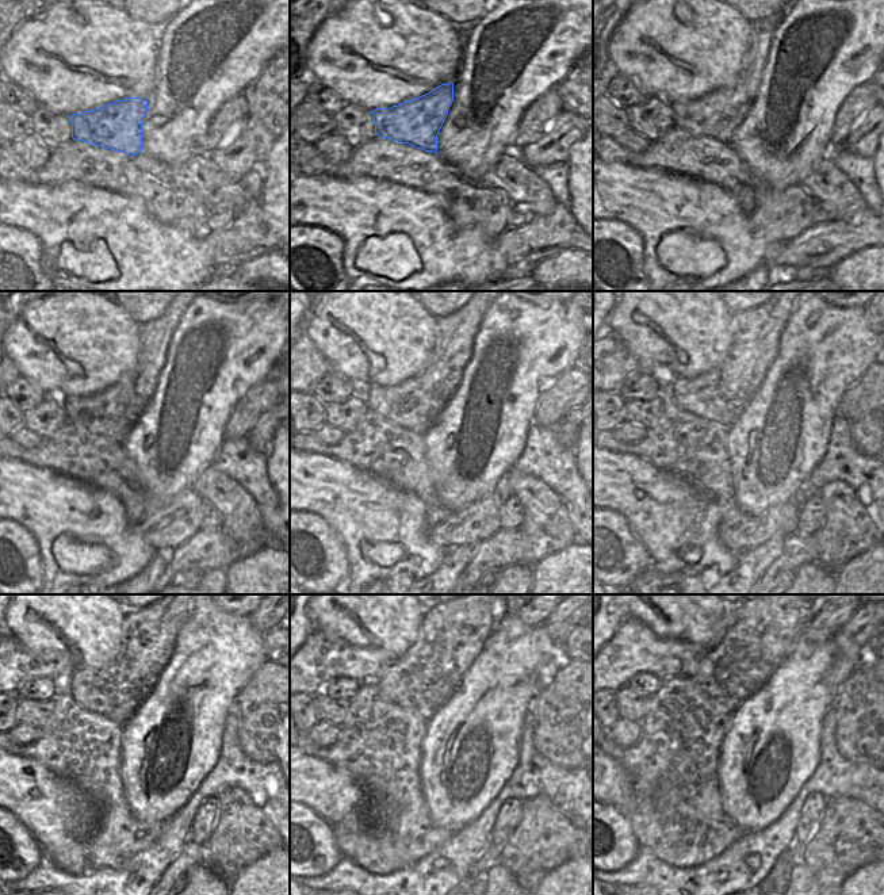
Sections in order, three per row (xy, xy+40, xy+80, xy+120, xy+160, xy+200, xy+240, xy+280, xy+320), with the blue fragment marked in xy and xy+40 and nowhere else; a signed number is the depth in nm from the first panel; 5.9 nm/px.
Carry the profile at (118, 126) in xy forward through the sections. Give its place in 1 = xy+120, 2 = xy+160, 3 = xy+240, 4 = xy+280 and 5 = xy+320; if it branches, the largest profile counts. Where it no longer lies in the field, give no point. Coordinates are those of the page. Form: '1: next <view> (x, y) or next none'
1: next xy+120 (113, 412)
2: next xy+160 (414, 404)
3: next xy+240 (117, 691)
4: next xy+280 (452, 634)
5: next xy+320 (766, 626)

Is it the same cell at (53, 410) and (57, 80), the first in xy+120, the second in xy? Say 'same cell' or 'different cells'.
different cells

